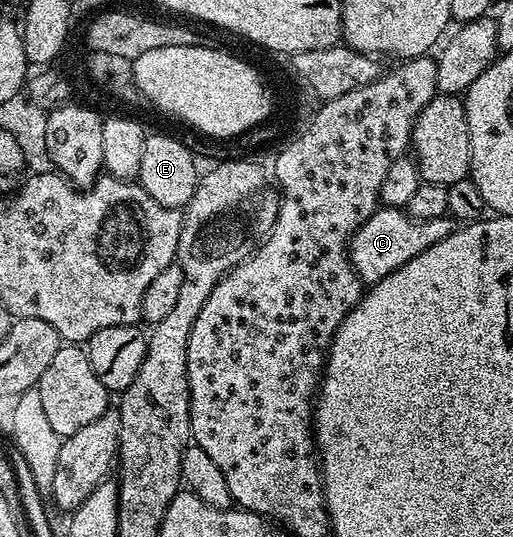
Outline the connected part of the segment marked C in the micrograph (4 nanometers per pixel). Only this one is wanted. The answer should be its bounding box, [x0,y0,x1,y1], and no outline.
[348,207,454,285]

